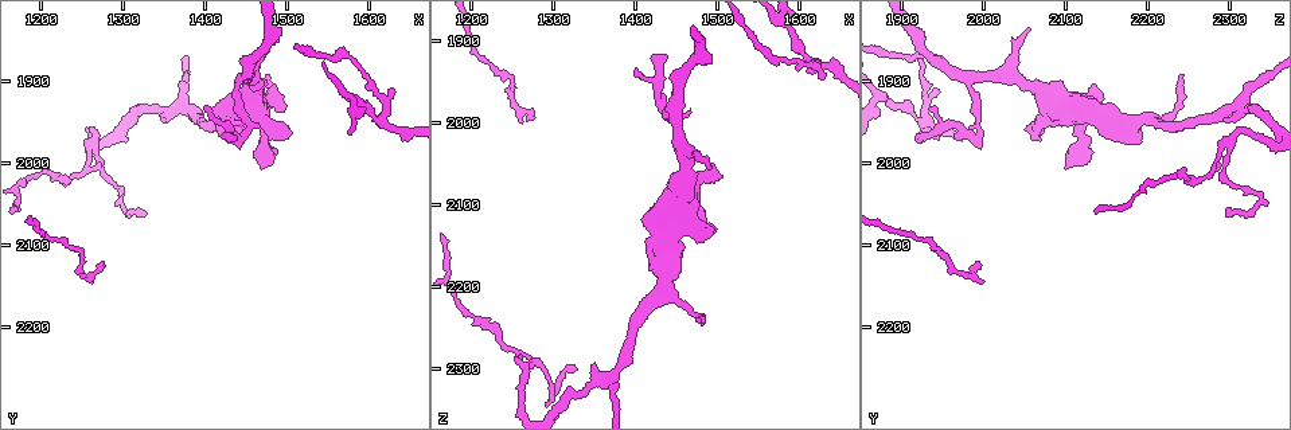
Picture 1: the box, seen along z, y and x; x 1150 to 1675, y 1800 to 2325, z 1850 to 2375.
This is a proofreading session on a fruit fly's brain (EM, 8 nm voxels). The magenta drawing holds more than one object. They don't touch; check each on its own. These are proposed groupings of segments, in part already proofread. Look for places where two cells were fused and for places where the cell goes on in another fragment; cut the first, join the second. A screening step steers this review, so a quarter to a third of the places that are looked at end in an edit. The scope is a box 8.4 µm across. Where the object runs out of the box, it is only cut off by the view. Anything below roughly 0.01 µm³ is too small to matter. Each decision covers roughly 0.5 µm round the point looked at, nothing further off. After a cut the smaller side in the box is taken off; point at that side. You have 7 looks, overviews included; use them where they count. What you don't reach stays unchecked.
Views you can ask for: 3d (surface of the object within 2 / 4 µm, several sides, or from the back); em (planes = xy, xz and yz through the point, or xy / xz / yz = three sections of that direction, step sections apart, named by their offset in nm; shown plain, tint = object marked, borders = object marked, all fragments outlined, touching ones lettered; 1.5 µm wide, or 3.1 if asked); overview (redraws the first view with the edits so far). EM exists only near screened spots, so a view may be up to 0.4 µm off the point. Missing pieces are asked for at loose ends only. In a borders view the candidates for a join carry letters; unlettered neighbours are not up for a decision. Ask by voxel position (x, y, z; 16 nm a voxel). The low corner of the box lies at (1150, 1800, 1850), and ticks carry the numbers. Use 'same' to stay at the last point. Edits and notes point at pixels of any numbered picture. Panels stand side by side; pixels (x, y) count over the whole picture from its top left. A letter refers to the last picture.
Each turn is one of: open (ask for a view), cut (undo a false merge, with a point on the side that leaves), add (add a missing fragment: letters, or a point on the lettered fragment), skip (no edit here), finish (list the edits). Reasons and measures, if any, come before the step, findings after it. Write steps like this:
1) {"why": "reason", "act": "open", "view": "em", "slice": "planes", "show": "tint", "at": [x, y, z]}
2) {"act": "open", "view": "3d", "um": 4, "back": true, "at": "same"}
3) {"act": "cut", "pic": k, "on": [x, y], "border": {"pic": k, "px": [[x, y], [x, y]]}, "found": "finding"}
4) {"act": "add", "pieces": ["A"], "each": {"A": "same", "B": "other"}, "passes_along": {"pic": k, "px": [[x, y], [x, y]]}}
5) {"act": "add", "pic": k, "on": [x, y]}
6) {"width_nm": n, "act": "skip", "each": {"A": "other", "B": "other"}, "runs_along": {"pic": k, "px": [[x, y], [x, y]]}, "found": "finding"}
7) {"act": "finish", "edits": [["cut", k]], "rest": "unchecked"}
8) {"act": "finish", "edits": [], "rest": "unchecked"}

{"why": "thin end", "act": "open", "view": "3d", "um": 4, "at": [1330, 2060, 2300]}

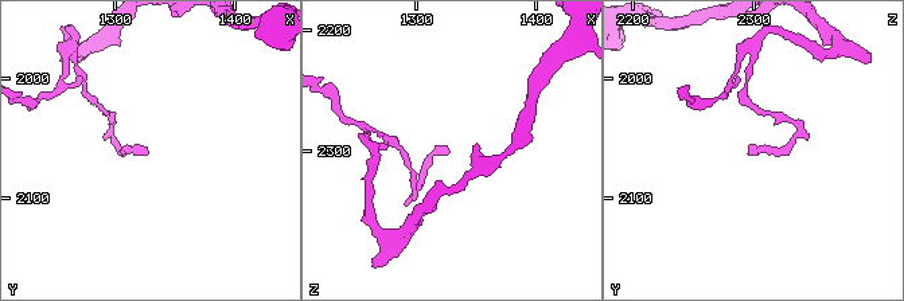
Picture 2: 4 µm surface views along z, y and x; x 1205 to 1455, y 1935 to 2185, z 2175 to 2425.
{"act": "open", "view": "em", "slice": "yz", "step": 4, "show": "tint", "at": [1328, 2062, 2304]}

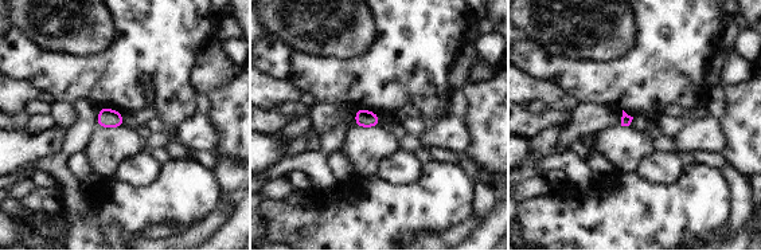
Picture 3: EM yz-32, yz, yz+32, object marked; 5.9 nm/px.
{"why": "another direction", "act": "open", "view": "em", "slice": "planes", "show": "borders", "at": "same"}

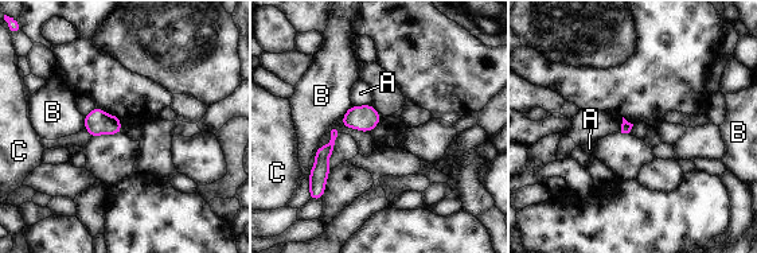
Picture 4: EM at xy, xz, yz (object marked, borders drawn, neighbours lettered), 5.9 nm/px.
{"act": "skip", "each": {"A": "other", "B": "other", "C": "other"}, "found": "no lettered fragment goes on from it"}

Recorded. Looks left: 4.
{"why": "tapers out", "act": "open", "view": "3d", "um": 4, "at": [1400, 1930, 1935]}

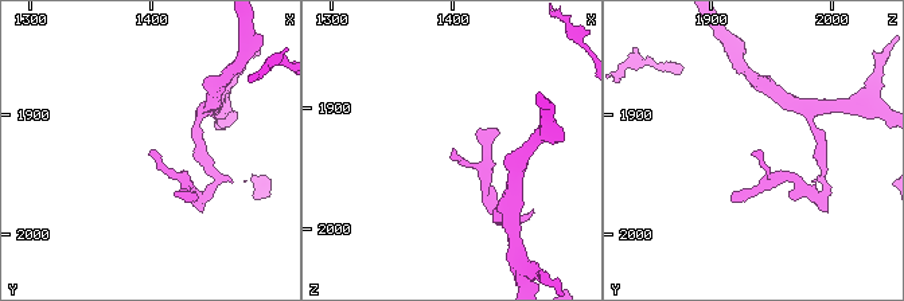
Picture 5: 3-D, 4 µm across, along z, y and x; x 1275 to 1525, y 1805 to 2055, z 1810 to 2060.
{"why": "shape alone is not enough", "act": "open", "view": "em", "slice": "xz", "step": 8, "show": "tint", "at": [1400, 1930, 1934]}

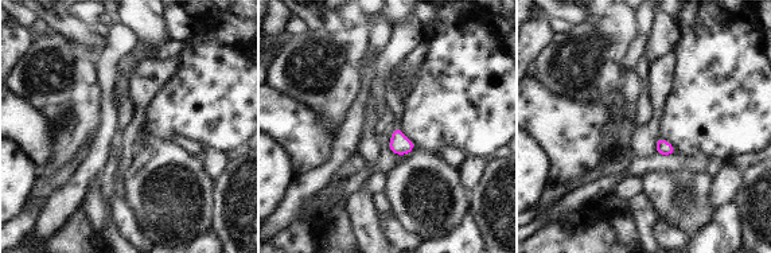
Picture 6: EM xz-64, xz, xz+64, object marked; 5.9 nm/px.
{"act": "open", "view": "em", "slice": "xz", "step": 8, "show": "borders", "at": "same"}

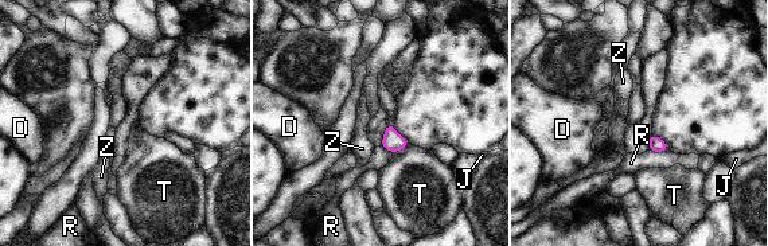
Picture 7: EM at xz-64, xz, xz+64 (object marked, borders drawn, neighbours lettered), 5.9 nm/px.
{"act": "skip", "each": {"D": "other", "J": "other", "R": "other", "T": "other", "Z": "other"}, "border": {"pic": 7, "px": [[408, 144], [393, 153]]}, "found": "no lettered fragment goes on from it"}

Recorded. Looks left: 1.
{"act": "finish", "edits": [], "rest": "unchecked"}

